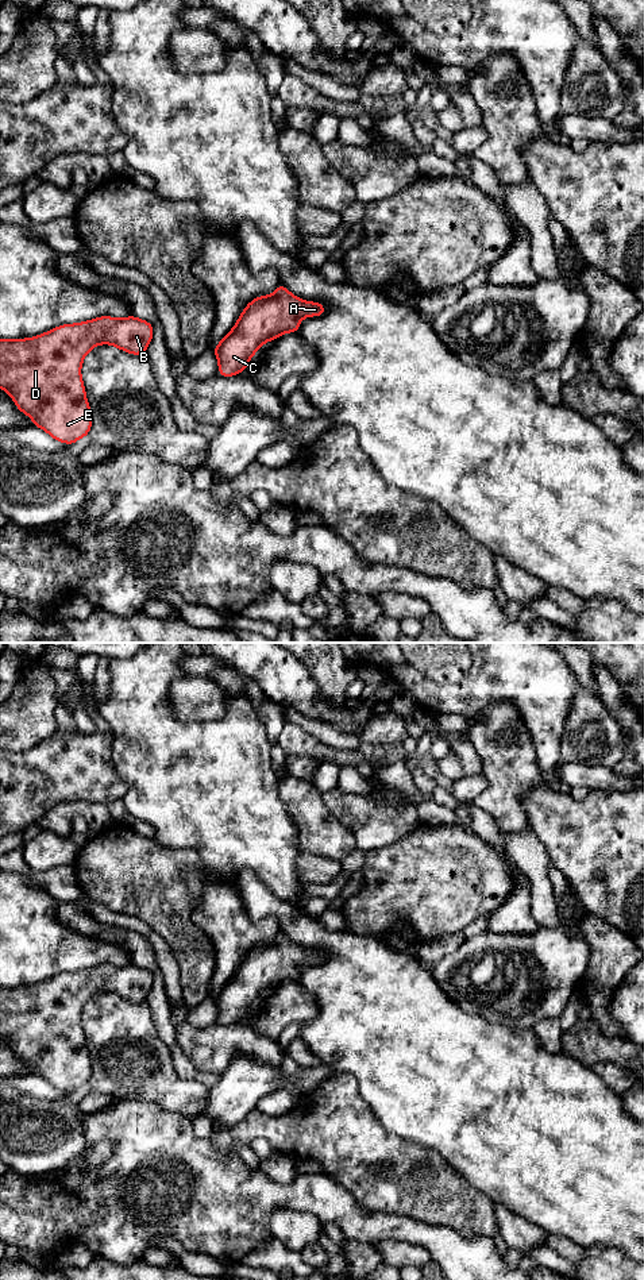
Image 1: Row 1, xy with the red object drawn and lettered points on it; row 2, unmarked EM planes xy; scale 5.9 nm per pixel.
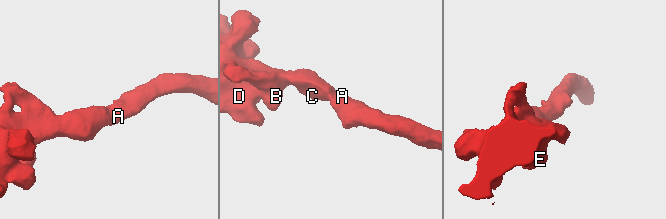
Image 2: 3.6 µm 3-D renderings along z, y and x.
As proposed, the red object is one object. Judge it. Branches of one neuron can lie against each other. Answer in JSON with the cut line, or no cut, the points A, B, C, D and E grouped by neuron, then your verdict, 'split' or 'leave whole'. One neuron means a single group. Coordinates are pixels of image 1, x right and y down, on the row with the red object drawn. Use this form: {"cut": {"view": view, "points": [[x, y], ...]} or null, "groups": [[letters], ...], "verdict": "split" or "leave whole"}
{"cut": null, "groups": [["A", "B", "C", "D", "E"]], "verdict": "leave whole"}

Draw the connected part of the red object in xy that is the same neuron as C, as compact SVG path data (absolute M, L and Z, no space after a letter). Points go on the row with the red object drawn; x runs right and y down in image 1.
M282 284L274 294L257 297L247 304L235 327L213 348L219 375L243 373L262 344L284 334L298 332L304 317L323 316L325 311L323 304L294 297Z

